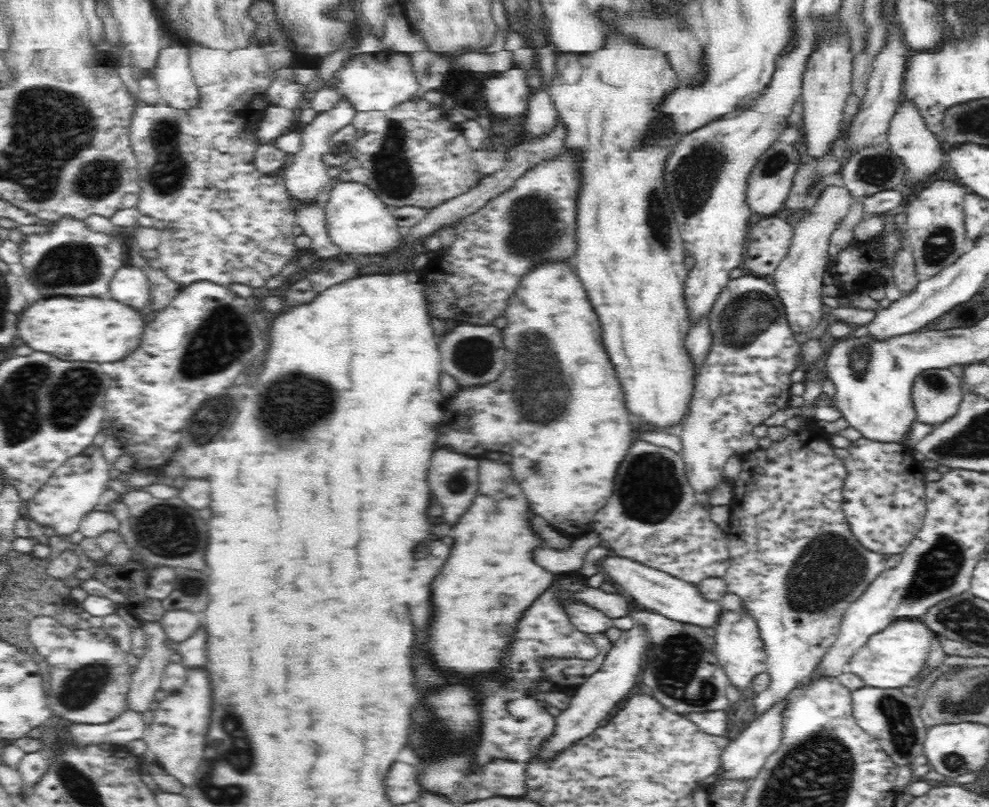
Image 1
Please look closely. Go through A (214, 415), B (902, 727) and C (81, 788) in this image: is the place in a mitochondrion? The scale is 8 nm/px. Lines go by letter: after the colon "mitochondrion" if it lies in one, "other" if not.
A: mitochondrion
B: mitochondrion
C: mitochondrion

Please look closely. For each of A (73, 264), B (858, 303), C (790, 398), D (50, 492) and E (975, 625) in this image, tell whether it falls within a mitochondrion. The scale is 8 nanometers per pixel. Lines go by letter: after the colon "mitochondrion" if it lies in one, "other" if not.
A: mitochondrion
B: other
C: other
D: other
E: mitochondrion

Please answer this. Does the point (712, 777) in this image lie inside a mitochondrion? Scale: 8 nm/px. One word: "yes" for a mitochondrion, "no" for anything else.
no

